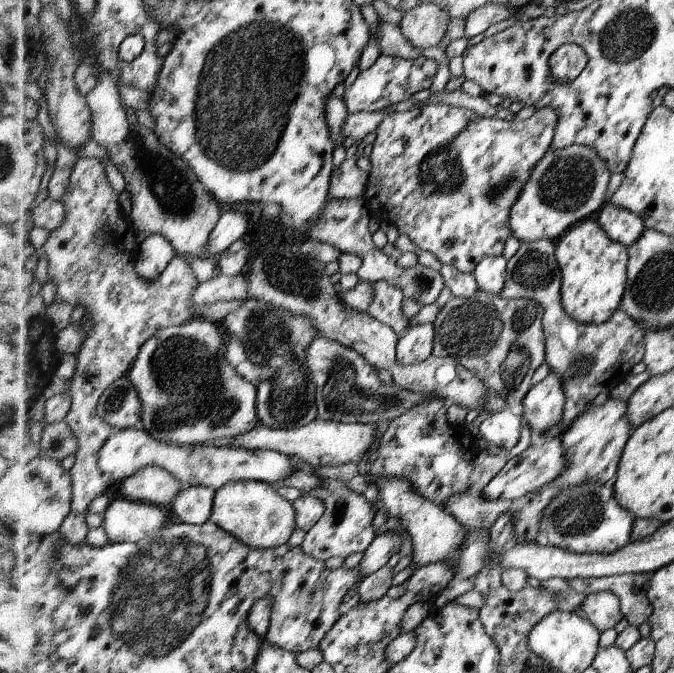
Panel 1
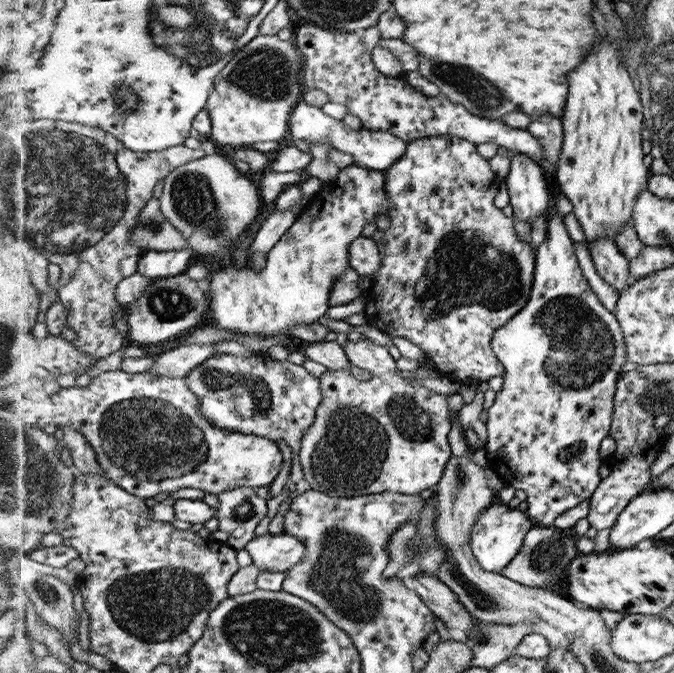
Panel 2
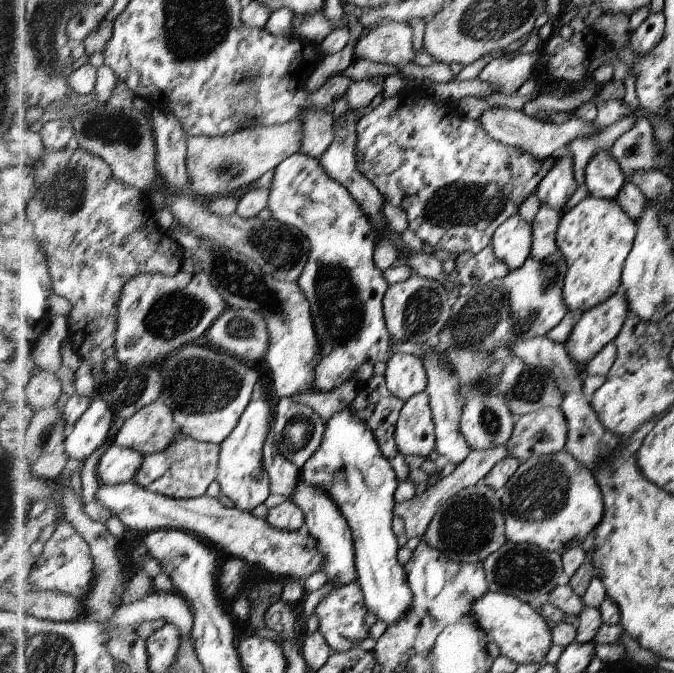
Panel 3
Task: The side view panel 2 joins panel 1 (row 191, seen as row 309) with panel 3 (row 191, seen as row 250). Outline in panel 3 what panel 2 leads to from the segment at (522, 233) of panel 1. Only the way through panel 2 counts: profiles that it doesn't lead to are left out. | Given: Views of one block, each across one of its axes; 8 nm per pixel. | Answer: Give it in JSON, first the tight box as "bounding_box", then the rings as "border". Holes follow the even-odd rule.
{"bounding_box":[534,154,576,211],"border":[[[564,154],[560,158],[555,157],[555,166],[547,173],[547,176],[540,182],[538,190],[534,194],[539,198],[542,205],[548,208],[564,211],[568,198],[576,190],[576,180],[572,172],[572,156]]]}

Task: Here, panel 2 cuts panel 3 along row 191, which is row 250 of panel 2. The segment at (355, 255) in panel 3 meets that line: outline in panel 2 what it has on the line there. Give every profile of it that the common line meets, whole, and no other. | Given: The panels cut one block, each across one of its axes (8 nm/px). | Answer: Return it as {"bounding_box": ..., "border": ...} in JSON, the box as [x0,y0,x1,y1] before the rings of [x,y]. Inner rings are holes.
{"bounding_box":[207,164,388,338],"border":[[[354,164],[339,169],[338,178],[322,183],[322,190],[310,198],[301,216],[286,230],[284,236],[267,252],[264,269],[254,270],[252,267],[238,268],[223,265],[208,280],[207,289],[210,294],[210,310],[207,318],[220,329],[227,329],[242,335],[259,335],[264,338],[287,333],[295,326],[308,326],[318,323],[326,316],[328,296],[331,296],[336,280],[343,276],[350,266],[350,250],[352,241],[360,237],[366,223],[374,223],[379,214],[388,214],[387,175],[384,171],[370,170]]]}

